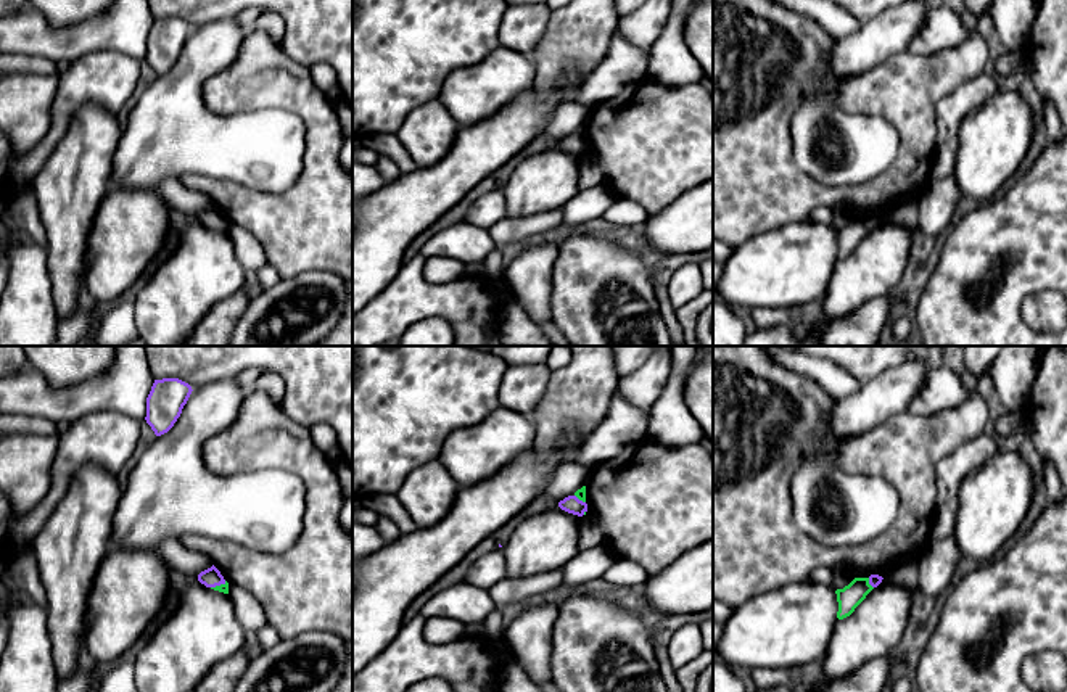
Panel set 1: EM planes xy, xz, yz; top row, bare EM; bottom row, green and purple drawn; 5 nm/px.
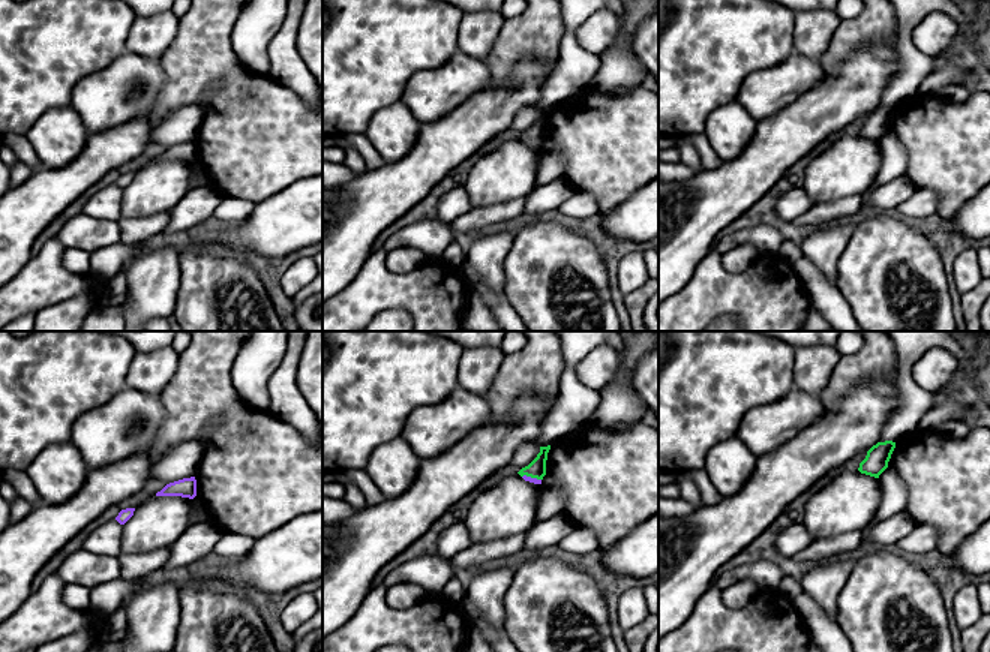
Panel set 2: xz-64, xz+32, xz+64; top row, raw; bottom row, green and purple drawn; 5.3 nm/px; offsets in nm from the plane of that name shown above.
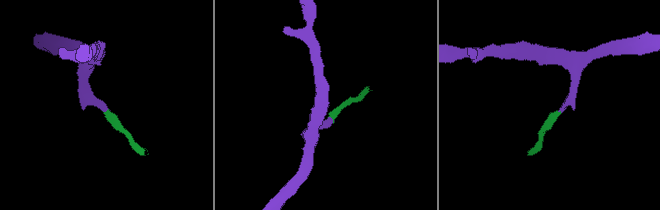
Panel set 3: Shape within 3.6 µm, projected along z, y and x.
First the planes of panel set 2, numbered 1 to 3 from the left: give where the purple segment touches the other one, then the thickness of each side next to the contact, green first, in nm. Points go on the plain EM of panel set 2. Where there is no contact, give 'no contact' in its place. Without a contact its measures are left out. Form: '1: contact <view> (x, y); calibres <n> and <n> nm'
1: no contact
2: contact xz+32 (531, 141); calibres 100 and 30 nm
3: no contact

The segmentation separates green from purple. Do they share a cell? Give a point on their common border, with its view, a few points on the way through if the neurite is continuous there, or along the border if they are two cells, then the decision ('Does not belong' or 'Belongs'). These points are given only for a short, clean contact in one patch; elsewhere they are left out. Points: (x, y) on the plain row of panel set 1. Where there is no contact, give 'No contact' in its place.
Touches green at xy (218, 226). Path across: xy (224, 227), (218, 226), (211, 216). Belongs

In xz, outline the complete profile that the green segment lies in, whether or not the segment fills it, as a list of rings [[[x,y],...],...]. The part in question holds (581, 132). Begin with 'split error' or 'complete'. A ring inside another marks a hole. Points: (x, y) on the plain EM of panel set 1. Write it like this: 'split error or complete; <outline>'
split error; [[[586,126],[578,129],[573,135],[568,135],[563,140],[560,140],[558,146],[568,153],[583,156],[587,151]]]

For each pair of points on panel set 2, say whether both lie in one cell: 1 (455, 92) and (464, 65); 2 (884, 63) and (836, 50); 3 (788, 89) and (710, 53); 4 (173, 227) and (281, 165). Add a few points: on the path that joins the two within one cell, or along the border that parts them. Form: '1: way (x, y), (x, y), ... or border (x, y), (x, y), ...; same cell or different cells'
1: way (455, 86), (464, 71); same cell
2: border (887, 45), (867, 44), (834, 72), (825, 71); different cells
3: border (786, 59), (773, 66), (750, 72), (734, 99); different cells
4: border (210, 183), (224, 195); different cells

